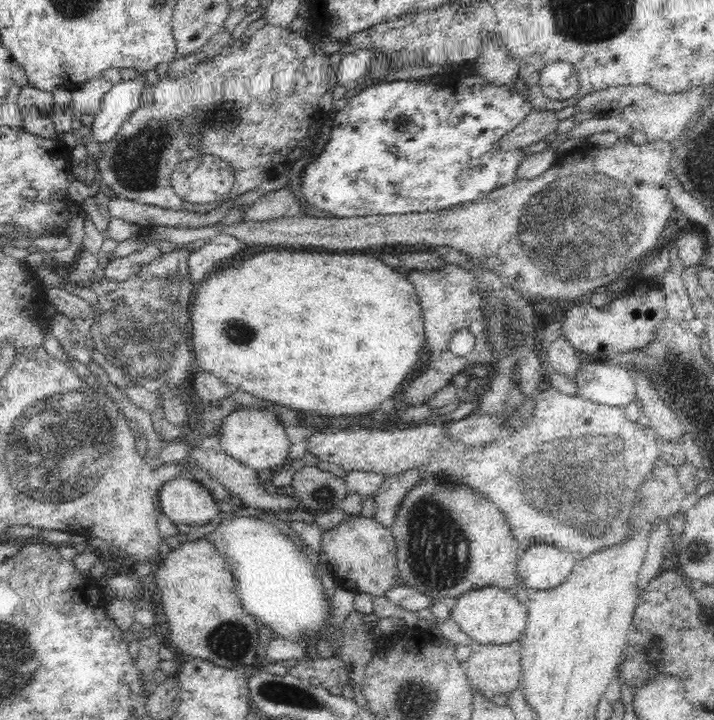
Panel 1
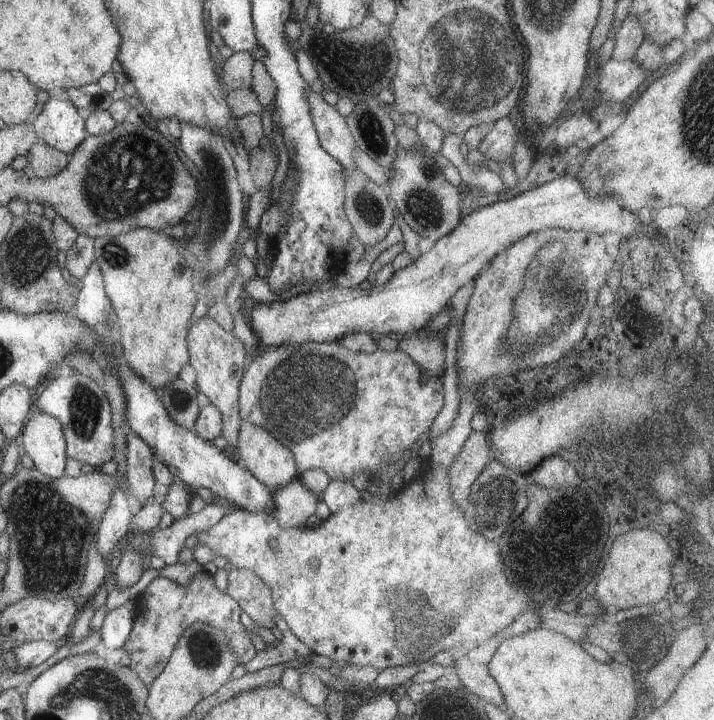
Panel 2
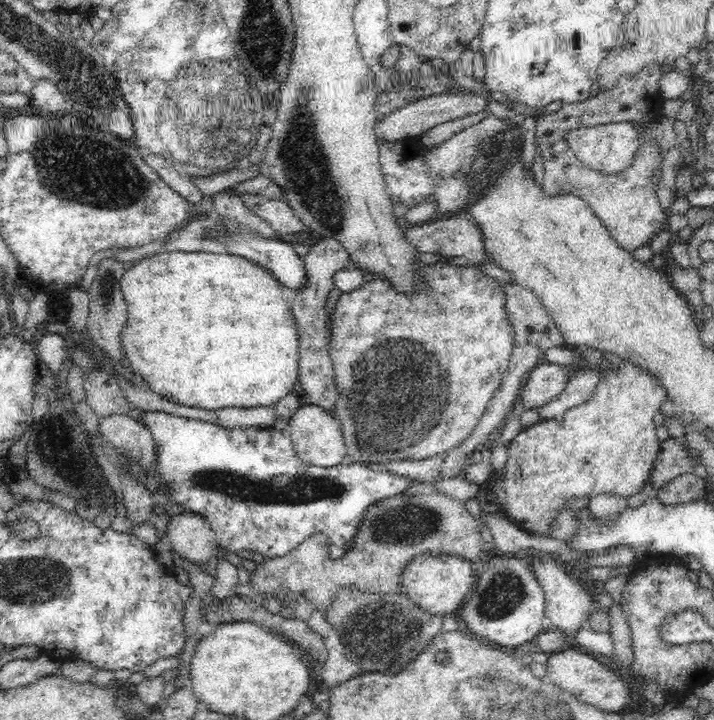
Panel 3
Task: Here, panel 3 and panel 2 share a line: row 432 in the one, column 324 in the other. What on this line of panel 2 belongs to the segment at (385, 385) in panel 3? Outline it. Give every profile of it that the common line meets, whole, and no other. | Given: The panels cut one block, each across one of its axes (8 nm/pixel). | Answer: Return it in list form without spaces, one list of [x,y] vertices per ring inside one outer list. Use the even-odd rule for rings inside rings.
[[[314,341],[299,344],[283,344],[282,346],[270,347],[268,352],[258,355],[242,375],[239,386],[239,413],[242,421],[248,421],[264,428],[272,433],[283,445],[286,445],[295,456],[296,464],[300,472],[308,469],[321,468],[332,479],[349,480],[356,472],[363,472],[369,478],[374,476],[378,464],[382,461],[396,461],[402,456],[404,450],[418,442],[420,434],[424,434],[443,407],[445,396],[442,381],[439,378],[428,376],[421,366],[418,366],[408,354],[399,348],[396,351],[376,349],[373,353],[359,353],[348,350],[339,342]]]

